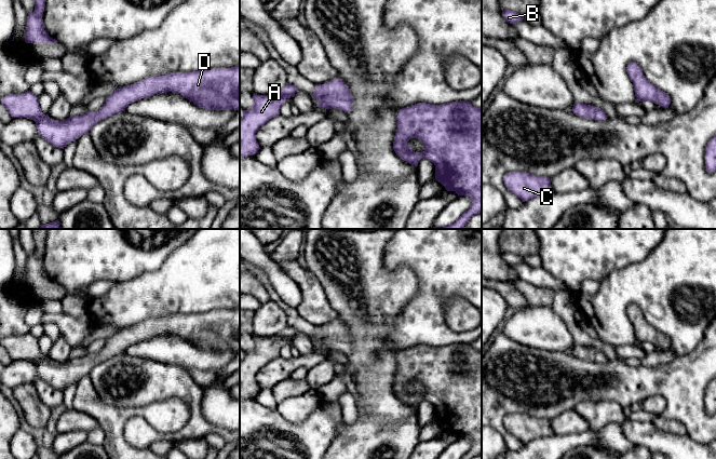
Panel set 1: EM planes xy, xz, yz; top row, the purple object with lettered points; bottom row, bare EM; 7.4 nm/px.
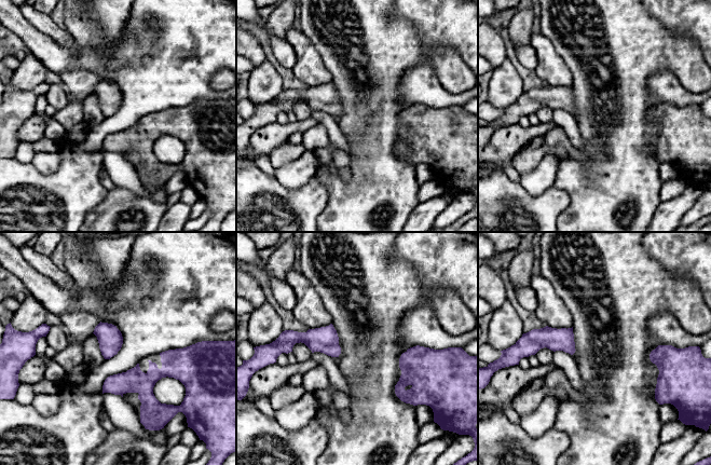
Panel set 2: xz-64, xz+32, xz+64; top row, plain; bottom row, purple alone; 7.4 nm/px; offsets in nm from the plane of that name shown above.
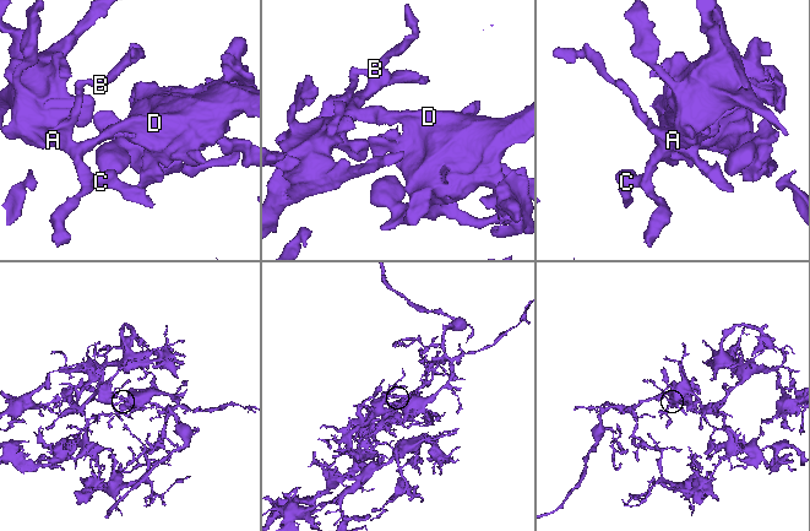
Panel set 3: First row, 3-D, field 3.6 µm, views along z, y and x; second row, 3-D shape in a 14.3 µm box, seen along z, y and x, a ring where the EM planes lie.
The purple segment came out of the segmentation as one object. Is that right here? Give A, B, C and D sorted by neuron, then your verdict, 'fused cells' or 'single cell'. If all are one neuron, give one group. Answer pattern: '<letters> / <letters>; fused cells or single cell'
A B C D; single cell

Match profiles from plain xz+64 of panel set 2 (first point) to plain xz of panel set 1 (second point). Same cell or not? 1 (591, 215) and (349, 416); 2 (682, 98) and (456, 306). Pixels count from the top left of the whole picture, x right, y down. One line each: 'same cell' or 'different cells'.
1: different cells
2: different cells

